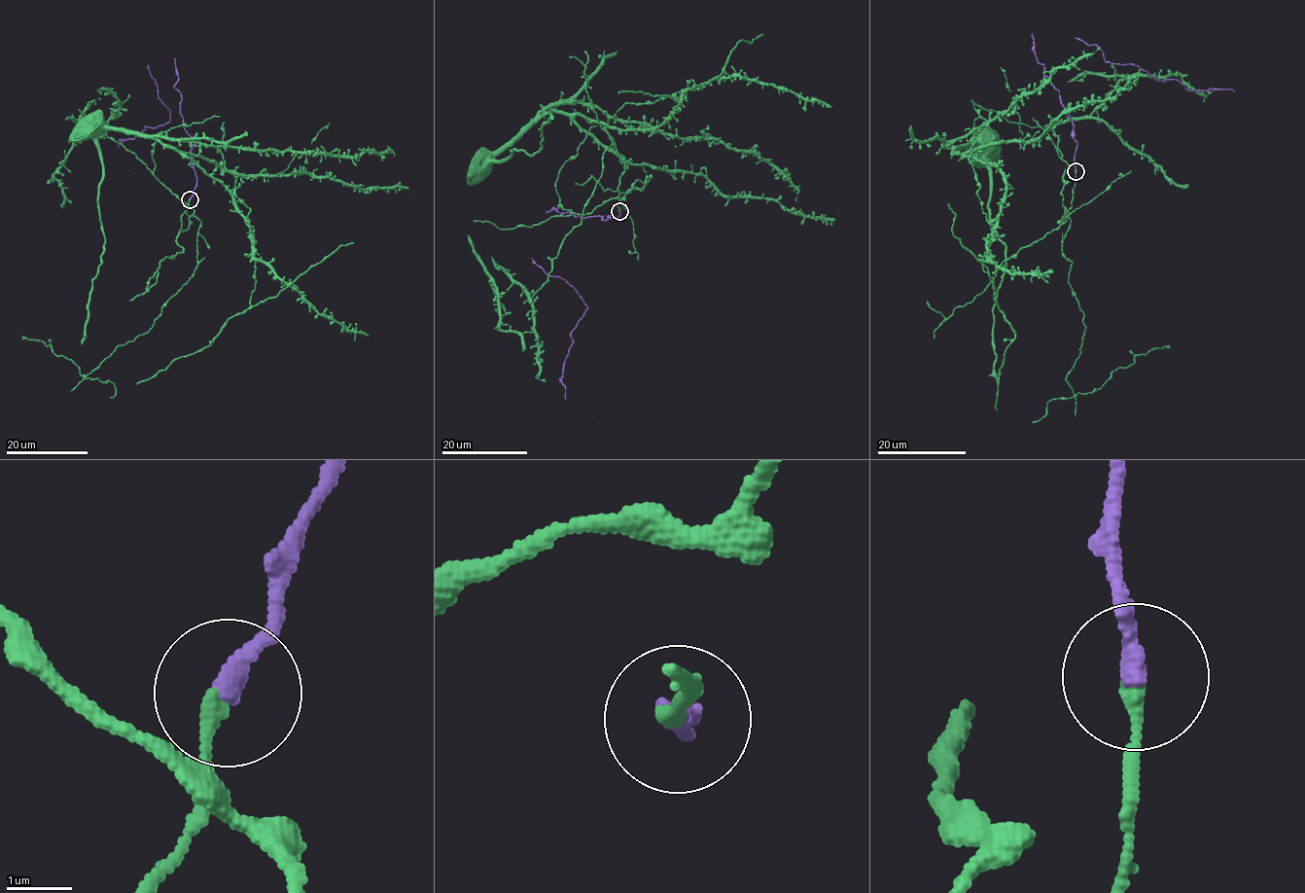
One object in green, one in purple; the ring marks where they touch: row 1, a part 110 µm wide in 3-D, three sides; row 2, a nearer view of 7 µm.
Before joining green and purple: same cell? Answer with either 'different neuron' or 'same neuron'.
same neuron

